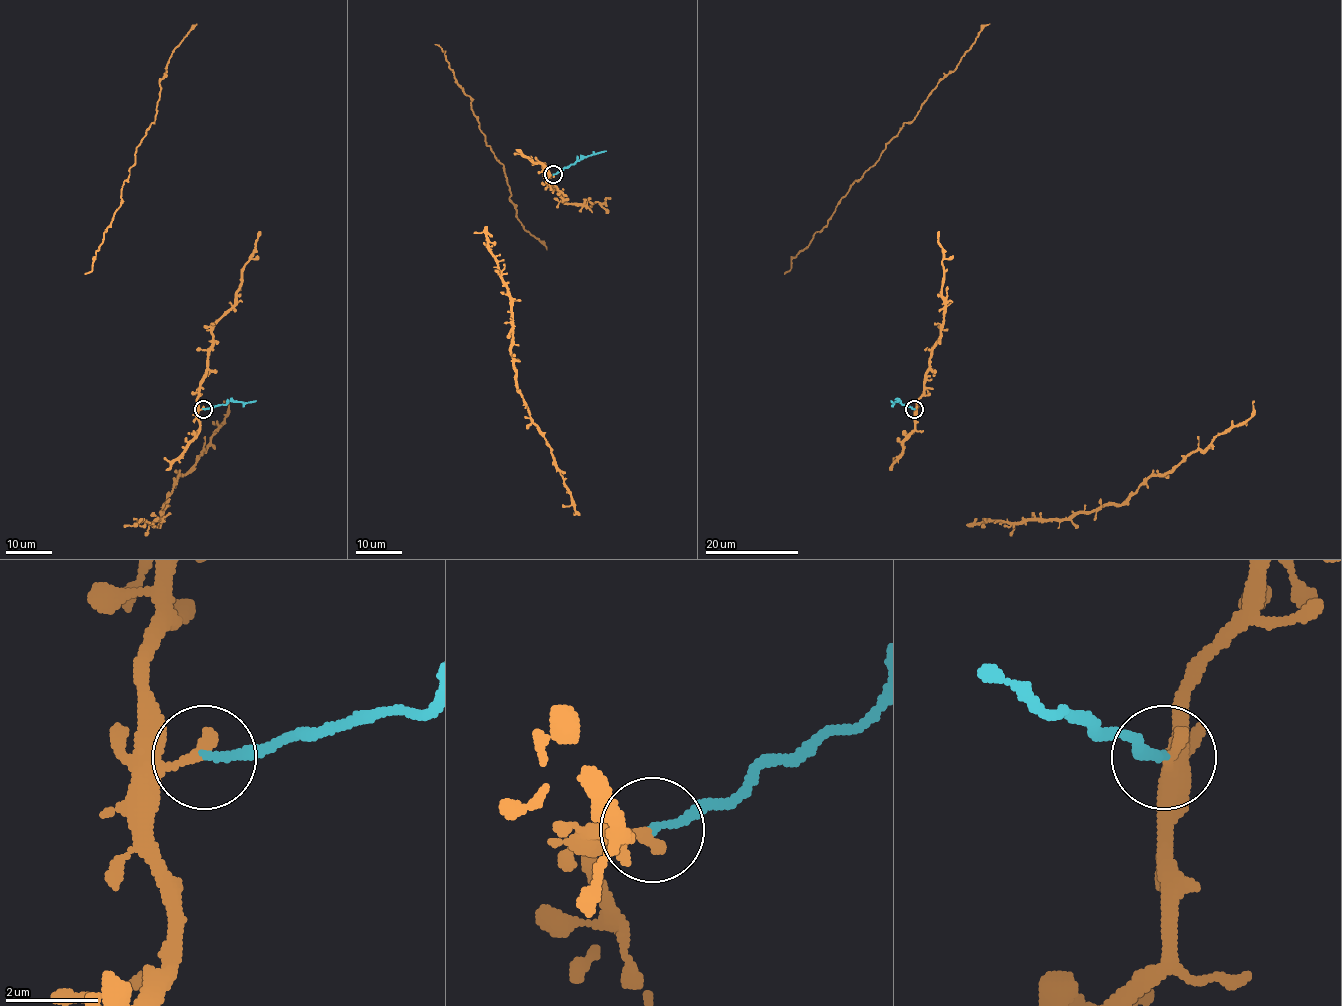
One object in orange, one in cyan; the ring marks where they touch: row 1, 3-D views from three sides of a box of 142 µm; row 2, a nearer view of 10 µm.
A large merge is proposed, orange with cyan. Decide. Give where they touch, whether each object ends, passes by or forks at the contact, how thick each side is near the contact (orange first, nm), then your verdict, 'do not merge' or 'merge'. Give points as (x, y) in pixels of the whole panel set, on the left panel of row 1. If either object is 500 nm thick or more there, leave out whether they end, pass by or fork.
place (203, 409); orange ends; cyan ends; calibres 260 and 170 nm; do not merge

